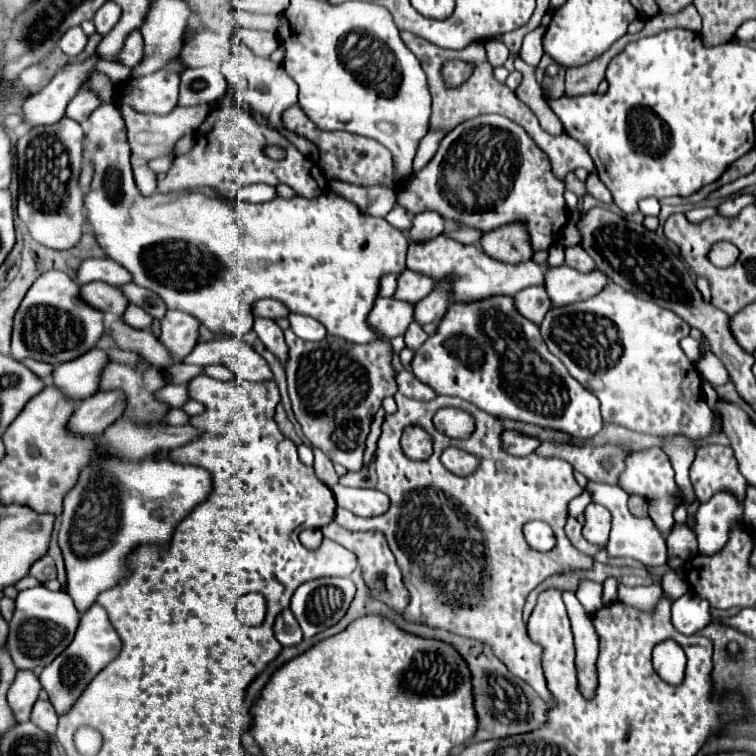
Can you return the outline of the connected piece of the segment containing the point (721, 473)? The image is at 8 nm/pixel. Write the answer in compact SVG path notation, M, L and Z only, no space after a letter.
M708 445L696 451L696 459L690 467L690 481L700 503L708 501L716 491L734 491L738 499L744 499L746 479L738 471L738 463L732 447Z

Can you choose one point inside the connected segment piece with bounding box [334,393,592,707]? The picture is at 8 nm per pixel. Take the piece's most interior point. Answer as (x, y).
(506, 492)

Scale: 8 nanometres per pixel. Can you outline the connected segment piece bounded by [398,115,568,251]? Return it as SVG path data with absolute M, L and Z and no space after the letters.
M480 115L456 125L440 143L436 155L430 163L414 173L404 189L398 193L398 205L410 211L412 215L420 211L438 211L448 221L460 221L468 227L476 227L480 231L494 231L500 225L524 221L530 231L532 249L548 249L564 223L568 221L568 209L564 201L564 183L552 173L550 159L544 151L530 139L524 127L502 115Z

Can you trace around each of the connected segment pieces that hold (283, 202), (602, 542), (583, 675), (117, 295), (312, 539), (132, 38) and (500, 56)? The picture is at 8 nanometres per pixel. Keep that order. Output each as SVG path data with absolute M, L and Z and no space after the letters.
M102 103L102 109L96 109L88 123L88 145L86 151L90 151L90 161L94 163L94 179L92 179L92 189L84 199L84 207L86 207L86 217L88 223L92 225L92 231L100 243L100 247L104 249L104 253L108 253L110 259L114 259L116 263L120 263L122 267L126 267L132 273L132 279L136 285L154 291L156 295L160 295L164 299L164 303L168 305L168 309L180 309L186 311L190 315L194 315L202 325L206 325L212 333L216 335L234 335L234 337L244 337L246 333L250 333L253 328L254 316L252 314L252 305L254 301L260 299L278 299L282 301L288 309L292 309L292 313L300 313L300 315L308 315L314 317L316 321L320 321L326 329L328 335L352 341L352 343L370 343L380 339L378 333L370 327L368 313L374 307L374 301L378 297L378 289L380 289L380 277L384 273L398 273L406 269L406 249L408 249L408 241L404 237L402 231L394 229L390 223L386 223L380 217L370 217L370 215L362 215L360 209L346 201L340 195L334 193L324 193L316 199L304 199L304 197L292 197L292 199L282 199L282 197L274 197L272 201L266 203L244 203L238 199L224 199L224 197L208 197L208 193L200 191L200 195L192 195L192 191L174 191L174 193L158 193L158 195L150 195L144 197L132 177L132 167L130 167L130 147L128 147L128 139L126 139L126 127L124 127L124 119L120 115L120 111L116 109L116 105L112 103Z
M587 506L583 515L585 517L582 529L583 536L598 547L606 547L611 530L610 512L606 508Z
M564 591L562 597L568 609L568 617L572 621L572 631L576 639L576 663L578 663L580 691L584 691L586 697L592 697L597 685L598 635L590 623L590 615L584 611L574 591Z
M94 281L94 283L82 285L80 287L80 295L94 309L98 309L102 313L114 313L118 317L122 317L126 307L130 305L126 295L118 287L112 287L112 285L102 283L102 281Z
M306 529L306 531L300 533L300 541L302 541L302 545L308 547L308 549L320 547L322 539L324 539L324 535L322 535L320 529Z
M132 31L126 41L124 41L124 47L118 55L118 63L126 65L126 67L136 67L144 57L144 43L142 43L142 35L140 31Z
M488 41L486 43L486 53L488 53L488 61L498 67L498 65L504 65L504 61L508 59L508 49L504 43L500 41Z

